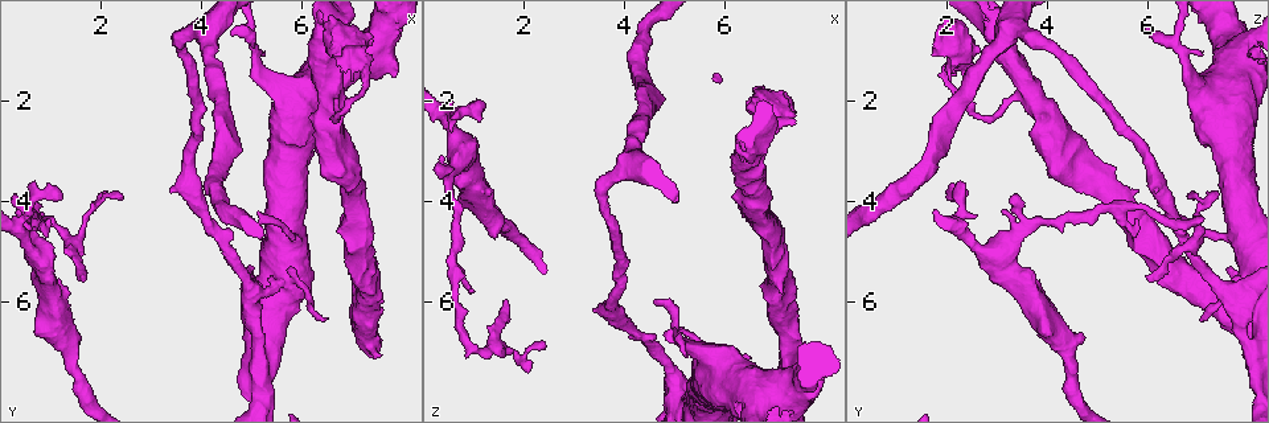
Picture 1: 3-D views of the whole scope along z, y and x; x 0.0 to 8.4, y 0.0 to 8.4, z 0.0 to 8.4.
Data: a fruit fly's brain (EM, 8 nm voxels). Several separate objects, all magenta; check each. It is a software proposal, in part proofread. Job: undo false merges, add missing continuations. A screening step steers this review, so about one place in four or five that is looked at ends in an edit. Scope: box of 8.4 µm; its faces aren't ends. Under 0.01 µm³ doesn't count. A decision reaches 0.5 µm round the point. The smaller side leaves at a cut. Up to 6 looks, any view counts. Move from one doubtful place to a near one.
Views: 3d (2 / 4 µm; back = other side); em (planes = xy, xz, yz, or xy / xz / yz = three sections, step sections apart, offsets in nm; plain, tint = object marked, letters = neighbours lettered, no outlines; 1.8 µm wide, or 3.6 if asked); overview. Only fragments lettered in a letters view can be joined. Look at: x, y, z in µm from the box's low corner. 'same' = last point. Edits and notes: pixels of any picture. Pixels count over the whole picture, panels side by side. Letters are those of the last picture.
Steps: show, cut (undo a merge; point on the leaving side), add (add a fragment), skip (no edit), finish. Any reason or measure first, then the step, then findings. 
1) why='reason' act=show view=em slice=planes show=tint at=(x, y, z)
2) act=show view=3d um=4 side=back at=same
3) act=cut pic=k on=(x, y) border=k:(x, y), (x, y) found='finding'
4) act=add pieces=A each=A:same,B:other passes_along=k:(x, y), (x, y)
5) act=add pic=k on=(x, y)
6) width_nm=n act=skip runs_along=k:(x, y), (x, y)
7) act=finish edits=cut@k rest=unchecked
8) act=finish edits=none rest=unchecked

why='free end' act=show view=em slice=xz step=8 show=letters at=(1.25, 3.95, 2.15)

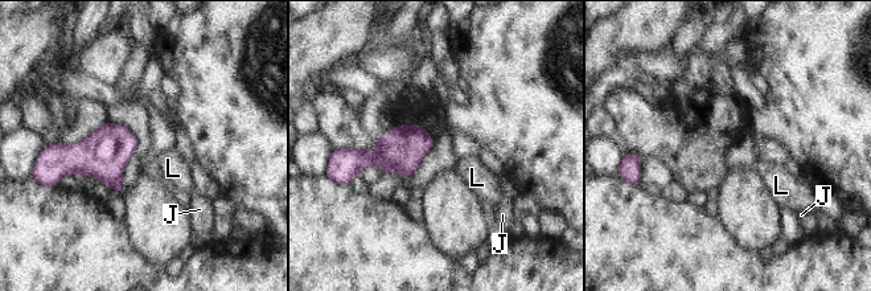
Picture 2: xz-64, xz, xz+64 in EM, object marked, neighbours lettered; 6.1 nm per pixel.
why='cut it another way' act=show view=em slice=planes show=letters at=same

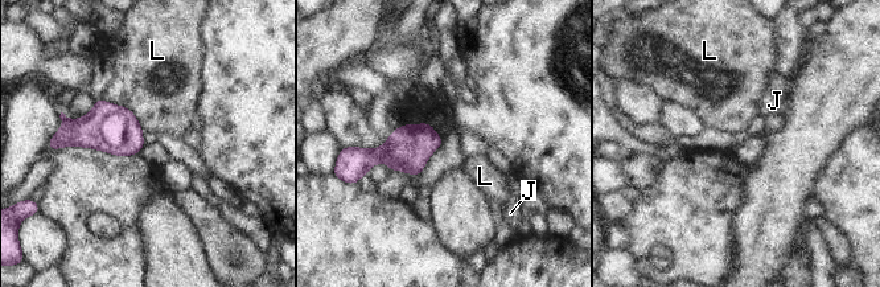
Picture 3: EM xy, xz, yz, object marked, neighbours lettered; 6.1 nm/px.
width_nm=220 act=skip each=J:other,L:other border=3:(112, 102), (126, 106), (144, 130) found='none of them fits'

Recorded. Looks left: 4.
why='free end' act=show view=3d um=2 at=(1.00, 4.35, 5.75)

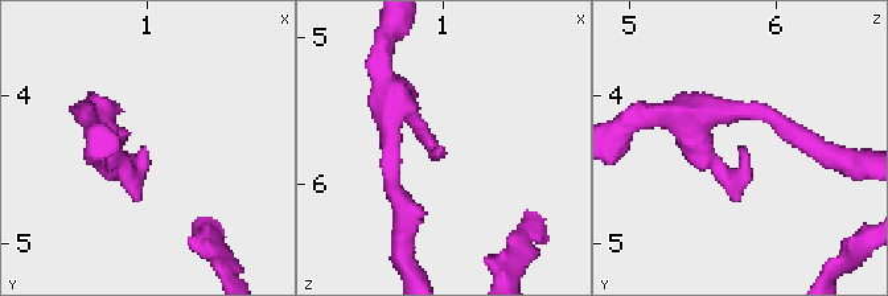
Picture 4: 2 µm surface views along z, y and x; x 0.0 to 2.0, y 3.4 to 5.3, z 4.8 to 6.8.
why='now the EM' act=show view=em slice=planes show=letters at=(1.00, 4.36, 5.78)

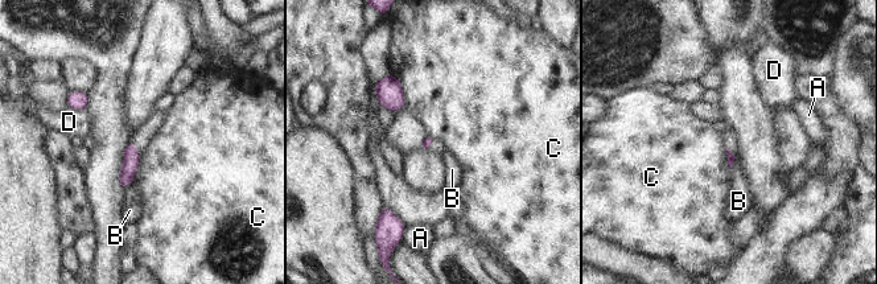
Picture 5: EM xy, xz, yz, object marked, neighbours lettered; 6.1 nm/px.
act=skip each=A:other,B:other,C:other,D:other border=5:(391, 73), (400, 85), (406, 106) found='none of them fits'

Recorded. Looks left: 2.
why='stops while still wide' act=show view=em slice=planes show=letters at=(5.05, 6.60, 7.70)

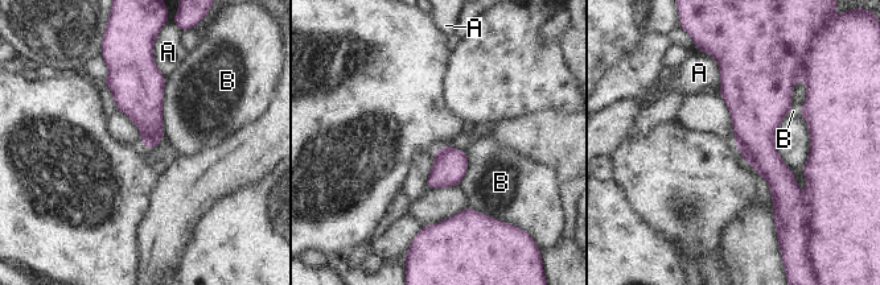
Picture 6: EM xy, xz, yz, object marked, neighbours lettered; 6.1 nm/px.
act=cut pic=6 on=(793, 222) each=A:other,B:other found='two neurons meet here'

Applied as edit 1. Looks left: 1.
act=finish edits=cut@6 rest=unchecked

